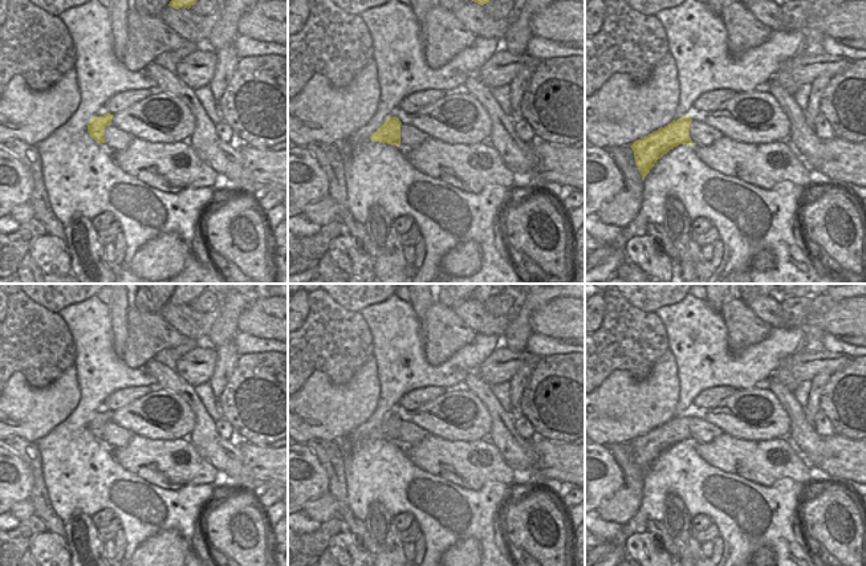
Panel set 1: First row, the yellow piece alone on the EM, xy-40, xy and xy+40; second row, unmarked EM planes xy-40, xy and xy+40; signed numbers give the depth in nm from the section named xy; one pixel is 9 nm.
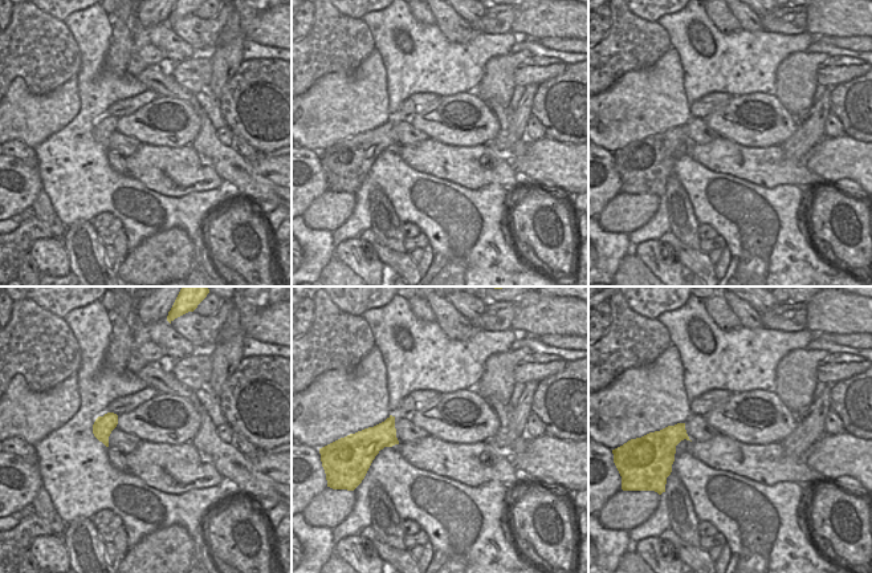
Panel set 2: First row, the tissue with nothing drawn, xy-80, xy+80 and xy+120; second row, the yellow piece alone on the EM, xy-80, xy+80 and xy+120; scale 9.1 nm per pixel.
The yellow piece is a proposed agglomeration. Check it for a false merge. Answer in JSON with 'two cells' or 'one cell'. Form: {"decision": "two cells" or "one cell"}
{"decision": "one cell"}

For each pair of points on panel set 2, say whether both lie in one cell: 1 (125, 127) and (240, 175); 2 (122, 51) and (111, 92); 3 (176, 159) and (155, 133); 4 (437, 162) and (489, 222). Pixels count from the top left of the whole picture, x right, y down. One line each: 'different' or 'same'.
1: different
2: different
3: different
4: different

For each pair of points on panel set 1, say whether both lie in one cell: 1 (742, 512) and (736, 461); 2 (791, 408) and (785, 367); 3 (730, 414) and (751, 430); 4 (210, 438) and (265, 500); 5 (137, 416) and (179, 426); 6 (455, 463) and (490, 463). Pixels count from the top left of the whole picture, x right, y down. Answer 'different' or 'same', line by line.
1: different
2: different
3: same
4: different
5: same
6: same

